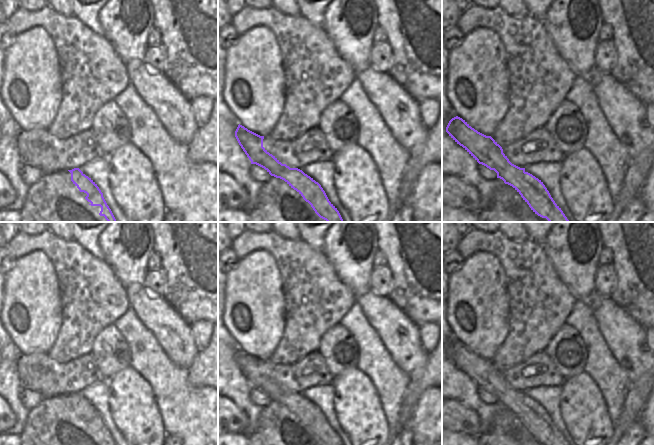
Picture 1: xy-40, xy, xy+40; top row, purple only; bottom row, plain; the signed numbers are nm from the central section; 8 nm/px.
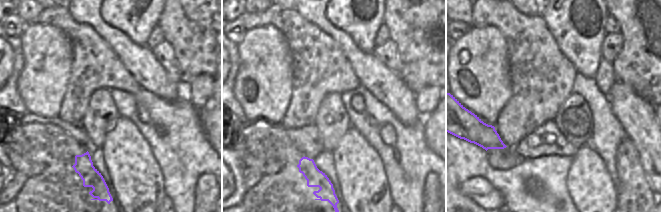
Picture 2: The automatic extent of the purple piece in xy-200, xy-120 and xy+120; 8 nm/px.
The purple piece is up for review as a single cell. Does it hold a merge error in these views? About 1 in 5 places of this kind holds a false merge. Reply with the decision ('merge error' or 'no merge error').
no merge error

